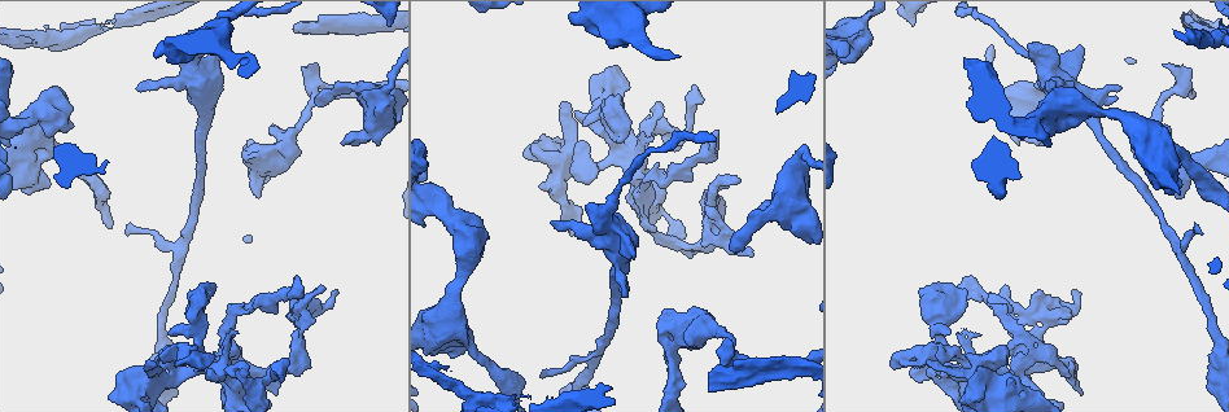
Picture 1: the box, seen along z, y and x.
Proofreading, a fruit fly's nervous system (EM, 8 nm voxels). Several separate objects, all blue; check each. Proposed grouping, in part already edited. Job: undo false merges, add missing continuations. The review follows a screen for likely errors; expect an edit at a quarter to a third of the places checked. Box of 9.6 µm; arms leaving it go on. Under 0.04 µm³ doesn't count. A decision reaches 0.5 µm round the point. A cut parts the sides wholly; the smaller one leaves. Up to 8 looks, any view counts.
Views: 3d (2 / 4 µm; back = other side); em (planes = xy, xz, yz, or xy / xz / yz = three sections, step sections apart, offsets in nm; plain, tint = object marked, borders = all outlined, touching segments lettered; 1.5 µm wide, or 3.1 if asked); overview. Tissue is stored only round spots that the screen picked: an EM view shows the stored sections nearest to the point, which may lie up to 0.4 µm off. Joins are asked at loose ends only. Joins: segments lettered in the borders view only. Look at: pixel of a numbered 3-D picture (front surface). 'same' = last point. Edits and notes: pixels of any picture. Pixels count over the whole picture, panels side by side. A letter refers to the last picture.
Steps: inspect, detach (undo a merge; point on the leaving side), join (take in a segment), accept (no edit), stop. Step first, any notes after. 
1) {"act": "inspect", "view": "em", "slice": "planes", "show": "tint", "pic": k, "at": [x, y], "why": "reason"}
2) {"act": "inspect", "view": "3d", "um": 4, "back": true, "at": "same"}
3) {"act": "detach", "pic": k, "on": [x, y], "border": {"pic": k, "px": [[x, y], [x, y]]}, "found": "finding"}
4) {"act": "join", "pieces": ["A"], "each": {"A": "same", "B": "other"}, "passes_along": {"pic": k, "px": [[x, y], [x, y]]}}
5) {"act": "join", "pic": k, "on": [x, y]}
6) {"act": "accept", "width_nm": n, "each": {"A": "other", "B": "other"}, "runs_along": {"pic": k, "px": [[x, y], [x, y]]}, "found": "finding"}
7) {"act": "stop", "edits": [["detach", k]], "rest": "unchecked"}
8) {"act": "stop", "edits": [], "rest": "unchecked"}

{"act": "inspect", "view": "3d", "um": 4, "back": true, "pic": 1, "at": [1212, 29], "why": "free end"}

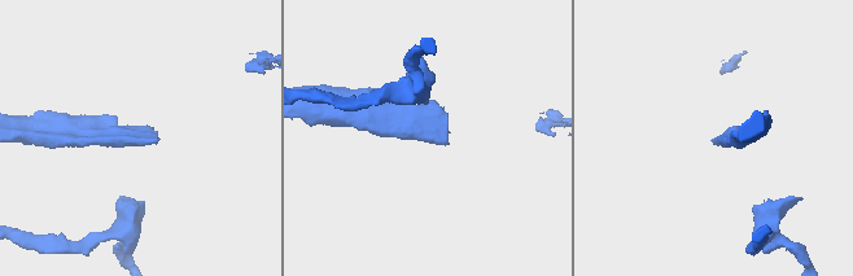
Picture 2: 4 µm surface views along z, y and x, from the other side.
{"act": "inspect", "view": "em", "slice": "xz", "step": 8, "show": "borders", "pic": 2, "at": [155, 142], "why": "shape alone is not enough"}

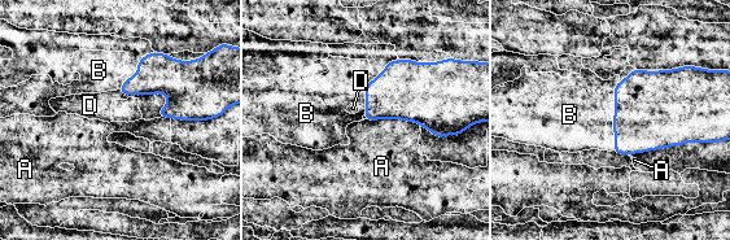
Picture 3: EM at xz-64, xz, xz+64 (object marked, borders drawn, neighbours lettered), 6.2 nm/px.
{"act": "inspect", "view": "em", "slice": "planes", "show": "borders", "at": "same"}

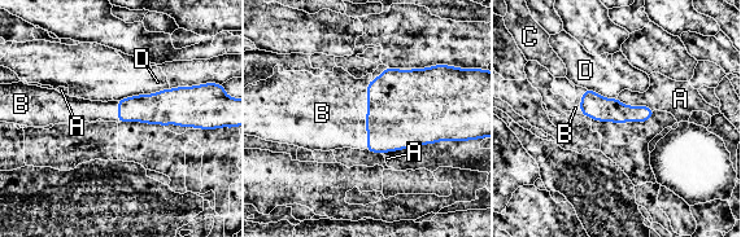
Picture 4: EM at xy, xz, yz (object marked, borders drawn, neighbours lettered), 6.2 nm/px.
{"act": "join", "pieces": ["B"], "each": {"A": "other", "B": "same", "C": "other", "D": "other"}, "found": "the neuron continues"}

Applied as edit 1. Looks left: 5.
{"act": "inspect", "view": "overview", "why": "see it whole again"}

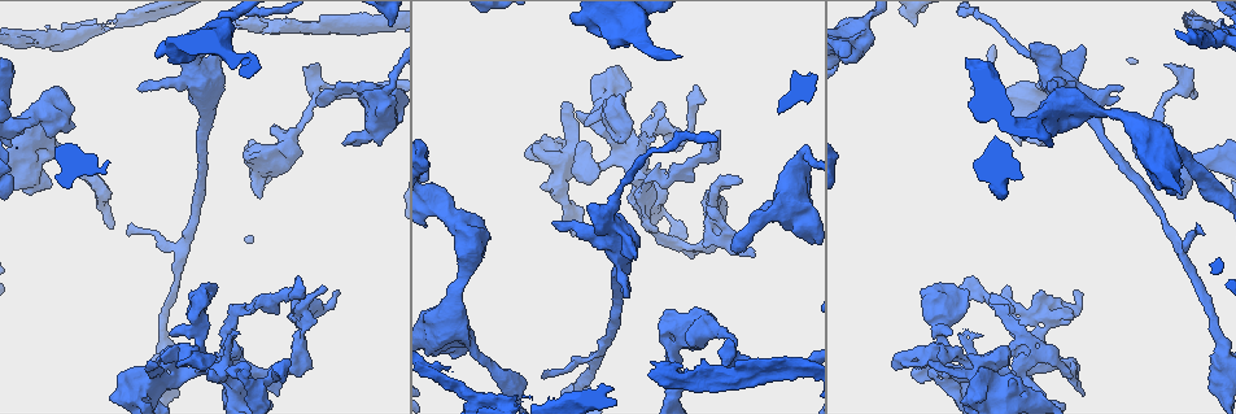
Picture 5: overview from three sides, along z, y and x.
{"act": "inspect", "view": "3d", "um": 4, "pic": 5, "at": [315, 103], "why": "an open end"}

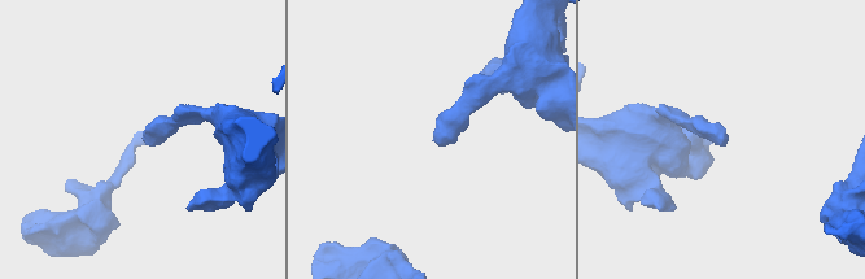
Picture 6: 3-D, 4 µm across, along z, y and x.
{"act": "inspect", "view": "em", "slice": "yz", "step": 4, "show": "tint", "pic": 6, "at": [725, 138]}

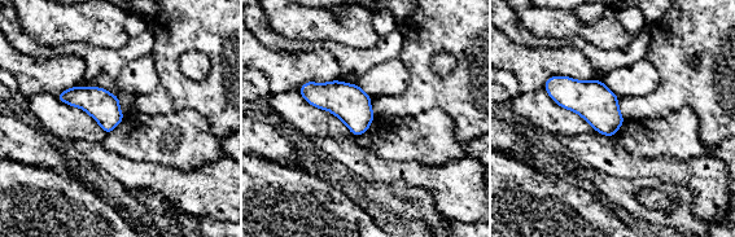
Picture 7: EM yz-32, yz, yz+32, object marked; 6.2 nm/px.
{"act": "inspect", "view": "em", "slice": "planes", "show": "borders", "at": "same"}

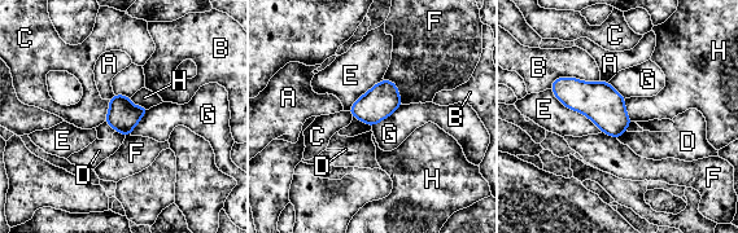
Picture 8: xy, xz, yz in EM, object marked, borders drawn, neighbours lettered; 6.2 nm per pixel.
{"act": "accept", "each": {"A": "other", "B": "other", "C": "other", "D": "other", "E": "other", "F": "other", "G": "other", "H": "other"}, "border": {"pic": 8, "px": [[130, 97], [134, 105], [148, 109]]}, "found": "none of them fits"}

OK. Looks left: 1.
{"act": "inspect", "view": "em", "slice": "xy", "step": 4, "show": "borders", "pic": 5, "at": [1049, 87], "why": "branch stops here"}

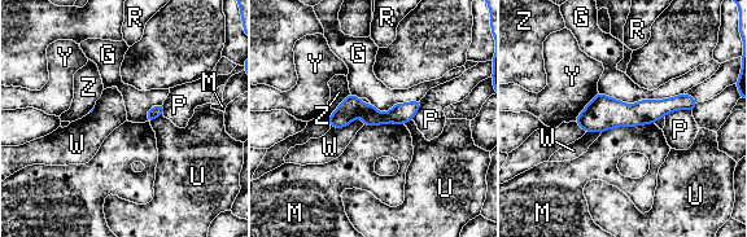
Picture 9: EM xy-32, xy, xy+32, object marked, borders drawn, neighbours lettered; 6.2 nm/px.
{"act": "accept", "longest_contact_nm": ["G", 550], "each": {"G": "other", "M": "other", "P": "other", "R": "other", "U": "other", "W": "other", "Y": "other", "Z": "other"}, "runs_along": {"pic": 9, "px": [[691, 102], [579, 119]]}, "found": "no lettered segment goes on from it"}

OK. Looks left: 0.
{"act": "stop", "edits": [["join", 4]], "rest": "unchecked"}

